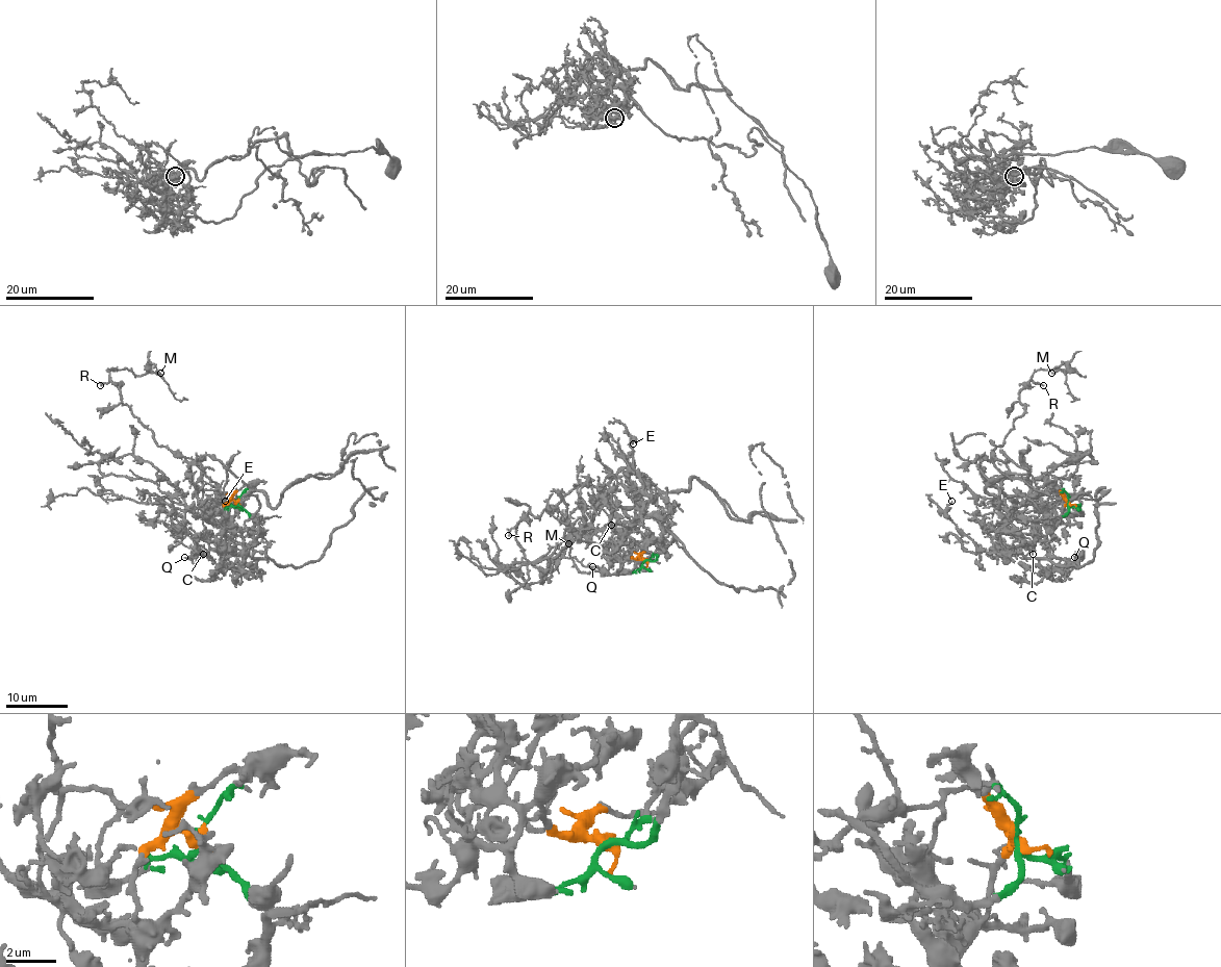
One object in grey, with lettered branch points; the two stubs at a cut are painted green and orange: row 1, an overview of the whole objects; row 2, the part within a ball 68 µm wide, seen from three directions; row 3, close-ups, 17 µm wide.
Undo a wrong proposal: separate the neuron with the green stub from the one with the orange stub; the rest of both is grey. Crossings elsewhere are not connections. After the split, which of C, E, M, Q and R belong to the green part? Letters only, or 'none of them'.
M, R

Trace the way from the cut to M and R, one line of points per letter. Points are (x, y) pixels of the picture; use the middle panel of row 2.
M: (646, 560), (667, 528), (659, 491), (628, 467), (518, 522), (516, 544), (544, 573), (567, 543)
R: (646, 560), (667, 528), (659, 491), (628, 467), (600, 488), (579, 485), (540, 515), (529, 511), (508, 536)

